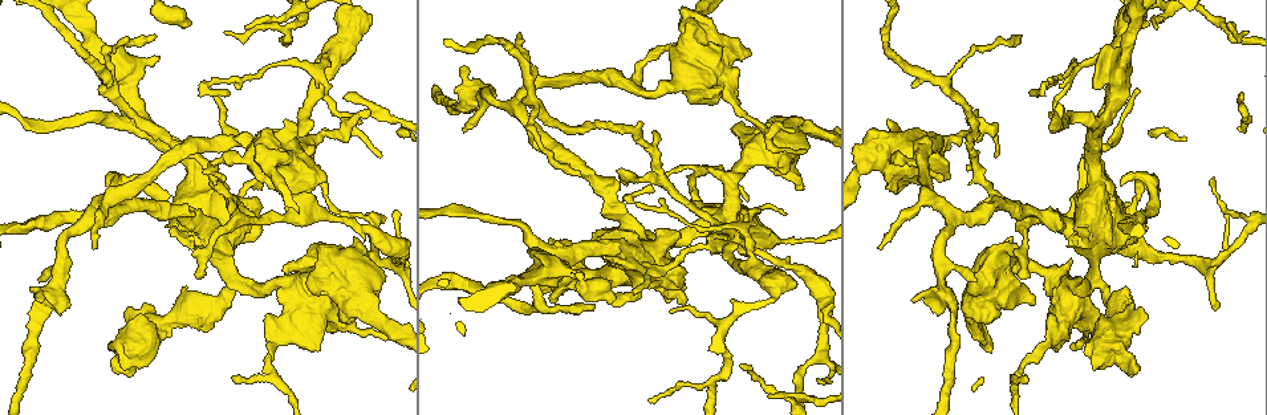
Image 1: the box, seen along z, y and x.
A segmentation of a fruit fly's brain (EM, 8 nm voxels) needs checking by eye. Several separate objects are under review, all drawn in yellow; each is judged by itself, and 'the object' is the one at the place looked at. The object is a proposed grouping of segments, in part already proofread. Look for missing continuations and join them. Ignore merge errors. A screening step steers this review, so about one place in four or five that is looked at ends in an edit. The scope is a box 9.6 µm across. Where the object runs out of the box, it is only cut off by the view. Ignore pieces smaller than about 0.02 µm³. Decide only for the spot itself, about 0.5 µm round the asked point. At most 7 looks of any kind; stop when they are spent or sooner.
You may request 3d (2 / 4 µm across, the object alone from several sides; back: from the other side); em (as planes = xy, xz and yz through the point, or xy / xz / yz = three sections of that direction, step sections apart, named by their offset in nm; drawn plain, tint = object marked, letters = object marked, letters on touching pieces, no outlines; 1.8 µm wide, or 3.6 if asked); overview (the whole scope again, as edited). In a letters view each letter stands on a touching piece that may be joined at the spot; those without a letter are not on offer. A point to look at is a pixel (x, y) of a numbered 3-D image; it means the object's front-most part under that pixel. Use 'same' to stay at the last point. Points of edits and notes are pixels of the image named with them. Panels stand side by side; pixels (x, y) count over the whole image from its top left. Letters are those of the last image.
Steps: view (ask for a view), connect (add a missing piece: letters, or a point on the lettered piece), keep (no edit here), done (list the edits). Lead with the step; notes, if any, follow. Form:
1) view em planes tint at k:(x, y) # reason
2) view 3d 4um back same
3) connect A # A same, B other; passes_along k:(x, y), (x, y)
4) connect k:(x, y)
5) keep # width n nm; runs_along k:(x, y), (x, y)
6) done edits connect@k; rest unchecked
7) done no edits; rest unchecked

view em yz step 4 letters at 1:(578, 175) # an open end

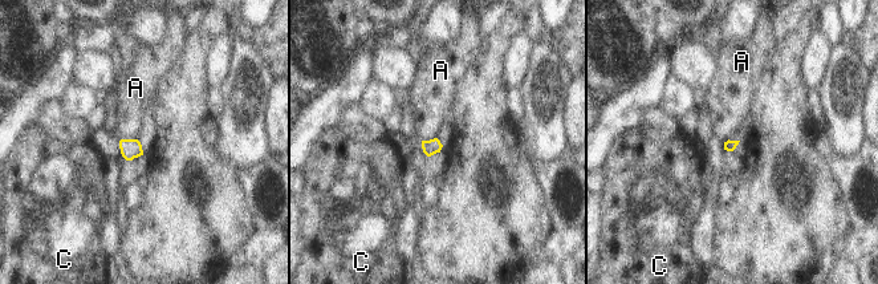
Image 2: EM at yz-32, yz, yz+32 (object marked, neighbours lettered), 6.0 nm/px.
keep # A other, C other; border 2:(122, 138), (137, 140); no lettered piece goes on from it

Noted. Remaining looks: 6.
view 3d 2um at 1:(1100, 125) # arms part here

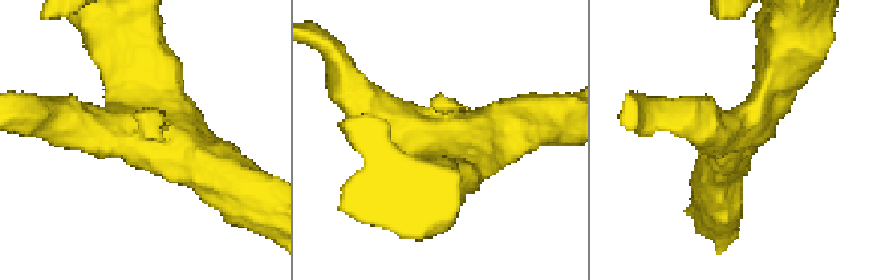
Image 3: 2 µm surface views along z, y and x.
view em xy step 4 letters at 3:(176, 133) # now the EM

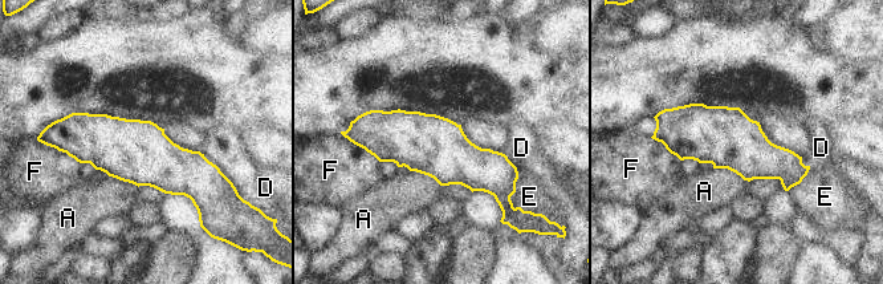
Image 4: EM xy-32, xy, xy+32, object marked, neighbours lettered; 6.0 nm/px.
keep # width 360 nm; A other, D other, E other, F other; border 4:(713, 167), (727, 167), (748, 182); none of them fits

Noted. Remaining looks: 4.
view em planes letters at 1:(594, 306) # branch stops here

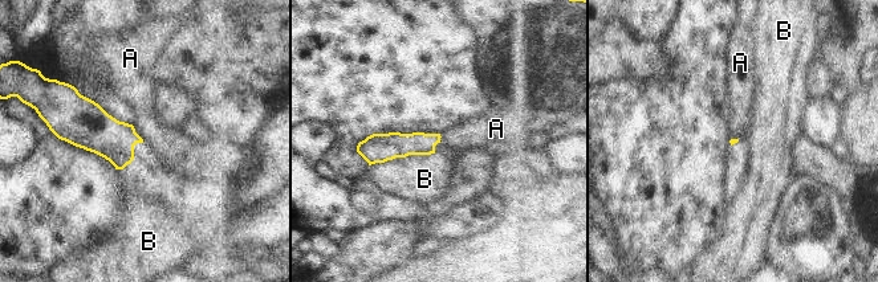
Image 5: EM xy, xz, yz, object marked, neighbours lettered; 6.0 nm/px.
keep # A other, B other; runs_along 5:(437, 137), (426, 143), (361, 150); none of them fits

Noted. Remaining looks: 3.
done no edits; rest unchecked

